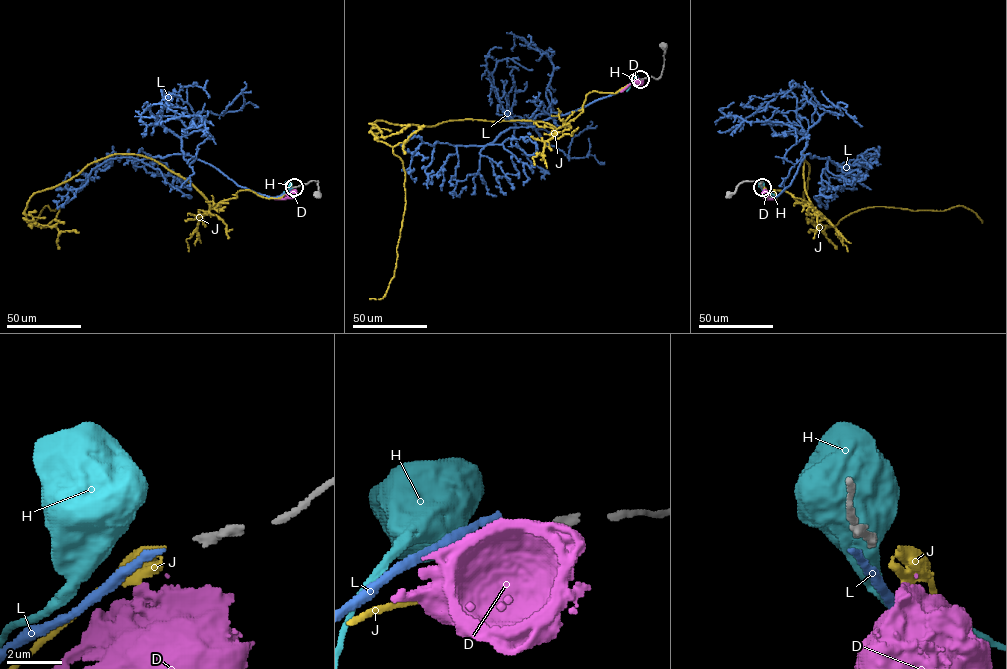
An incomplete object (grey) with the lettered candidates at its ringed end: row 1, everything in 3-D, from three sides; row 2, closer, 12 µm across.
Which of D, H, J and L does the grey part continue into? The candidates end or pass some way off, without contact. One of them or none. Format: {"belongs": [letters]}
{"belongs": ["J"]}

